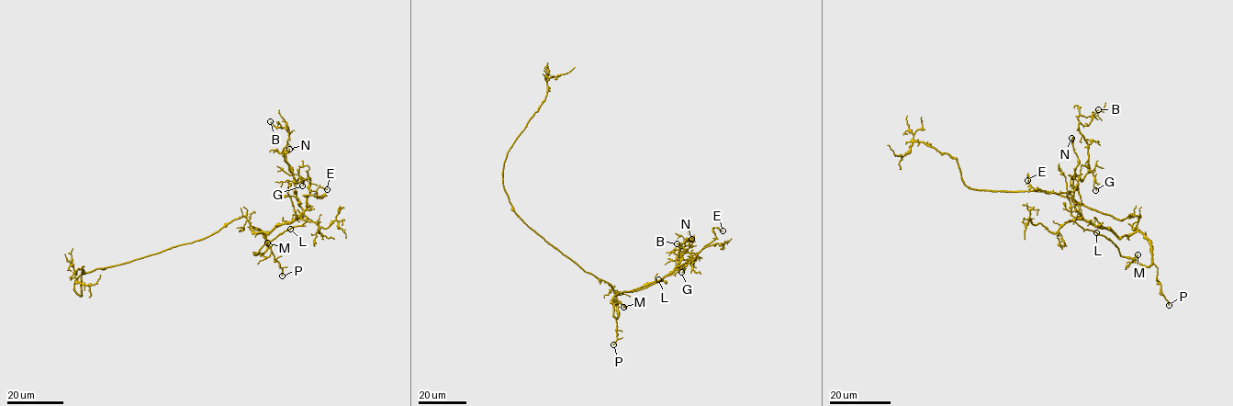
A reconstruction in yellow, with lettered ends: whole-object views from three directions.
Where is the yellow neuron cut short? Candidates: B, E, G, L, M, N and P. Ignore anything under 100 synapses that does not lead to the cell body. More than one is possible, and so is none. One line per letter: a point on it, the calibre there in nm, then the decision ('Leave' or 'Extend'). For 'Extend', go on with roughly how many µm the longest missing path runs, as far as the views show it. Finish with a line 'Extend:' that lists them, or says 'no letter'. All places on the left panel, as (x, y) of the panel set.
B: Place: (270, 121). Thickness 130 nm. Leave
E: Place: (327, 189). Thickness 130 nm. Leave
G: Place: (302, 186). Thickness 130 nm. Leave
L: Place: (290, 229). Thickness 200 nm. Leave
M: Place: (267, 242). Thickness 160 nm. Leave
N: Place: (289, 149). Thickness 160 nm. Leave
P: Place: (282, 276). Thickness 200 nm. Extend. Missing length about 60 µm
Extend: P

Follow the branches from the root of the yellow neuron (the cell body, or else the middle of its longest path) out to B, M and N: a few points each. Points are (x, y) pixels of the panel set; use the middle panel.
B: (567, 257), (607, 282), (616, 296), (660, 281), (695, 260), (681, 259), (678, 253), (693, 237), (677, 243)
M: (567, 257), (611, 286), (619, 312), (616, 318), (614, 304), (621, 303), (625, 305), (623, 307)
N: (567, 257), (607, 282), (616, 296), (660, 281), (679, 267), (684, 243), (691, 239)

